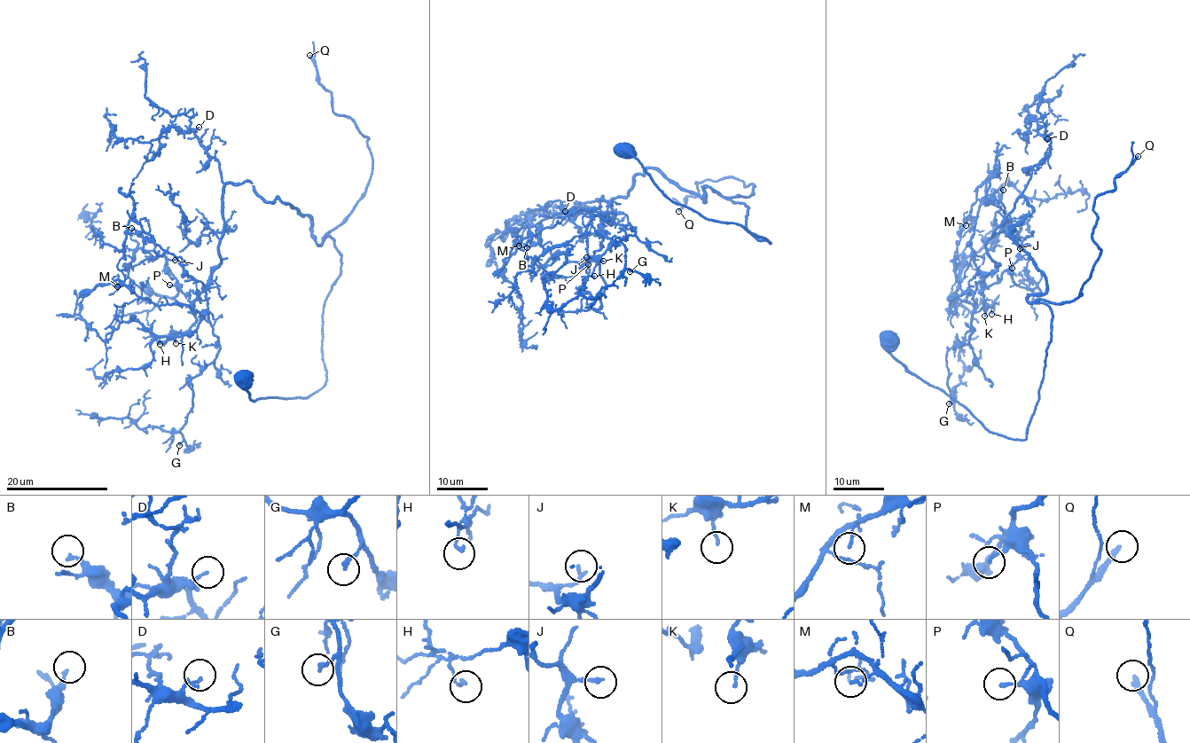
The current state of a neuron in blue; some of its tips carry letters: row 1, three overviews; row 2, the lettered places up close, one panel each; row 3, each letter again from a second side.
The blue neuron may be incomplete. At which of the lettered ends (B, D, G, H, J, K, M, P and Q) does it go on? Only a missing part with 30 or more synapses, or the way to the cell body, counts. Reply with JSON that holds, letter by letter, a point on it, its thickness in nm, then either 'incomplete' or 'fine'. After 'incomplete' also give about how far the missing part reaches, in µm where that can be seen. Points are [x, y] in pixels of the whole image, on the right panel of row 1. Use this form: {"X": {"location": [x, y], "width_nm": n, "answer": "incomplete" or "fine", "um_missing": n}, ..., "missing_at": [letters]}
{"B": {"location": [1003, 190], "width_nm": 170, "answer": "fine"}, "D": {"location": [1047, 138], "width_nm": 140, "answer": "fine"}, "G": {"location": [949, 403], "width_nm": 180, "answer": "fine"}, "H": {"location": [991, 314], "width_nm": 130, "answer": "fine"}, "J": {"location": [1020, 248], "width_nm": 160, "answer": "fine"}, "K": {"location": [984, 316], "width_nm": 130, "answer": "fine"}, "M": {"location": [966, 225], "width_nm": 130, "answer": "fine"}, "P": {"location": [1012, 268], "width_nm": 160, "answer": "fine"}, "Q": {"location": [1138, 156], "width_nm": 190, "answer": "incomplete", "um_missing": 190}, "missing_at": ["Q"]}

